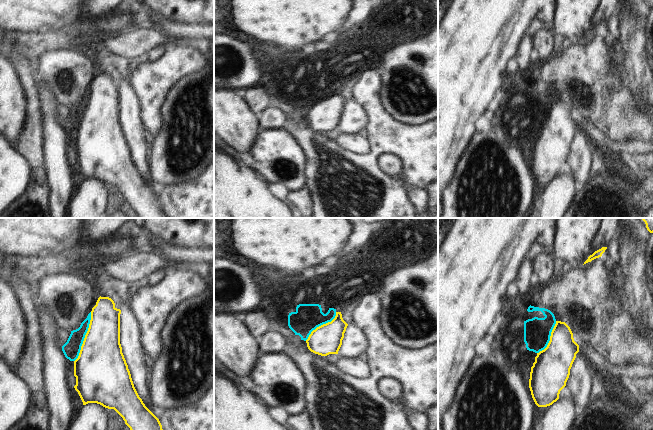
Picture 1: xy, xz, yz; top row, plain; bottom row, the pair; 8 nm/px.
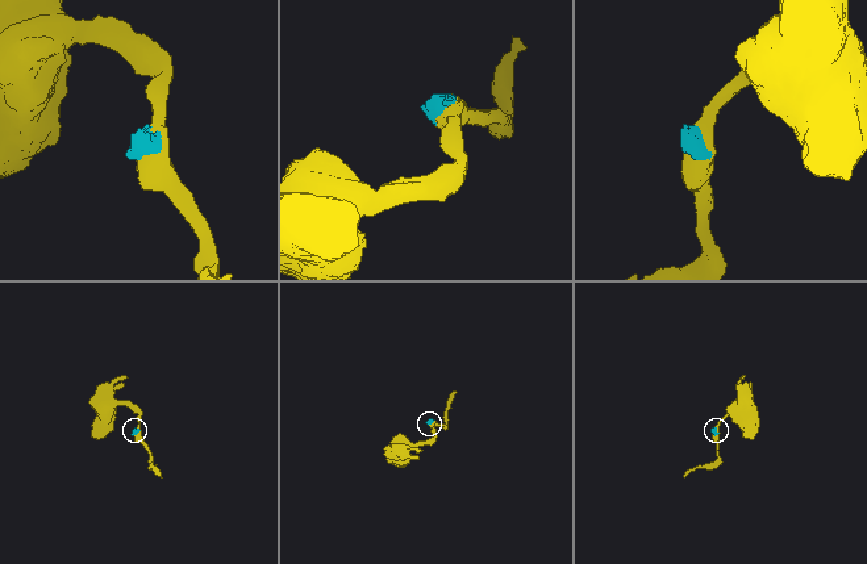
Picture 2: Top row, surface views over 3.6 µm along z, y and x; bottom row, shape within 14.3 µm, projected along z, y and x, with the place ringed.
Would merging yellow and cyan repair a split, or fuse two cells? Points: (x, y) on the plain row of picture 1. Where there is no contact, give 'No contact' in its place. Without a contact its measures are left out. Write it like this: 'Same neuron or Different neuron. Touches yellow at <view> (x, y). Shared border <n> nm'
Same neuron. Touches yellow at xy (85, 113). Shared border 420 nm.

